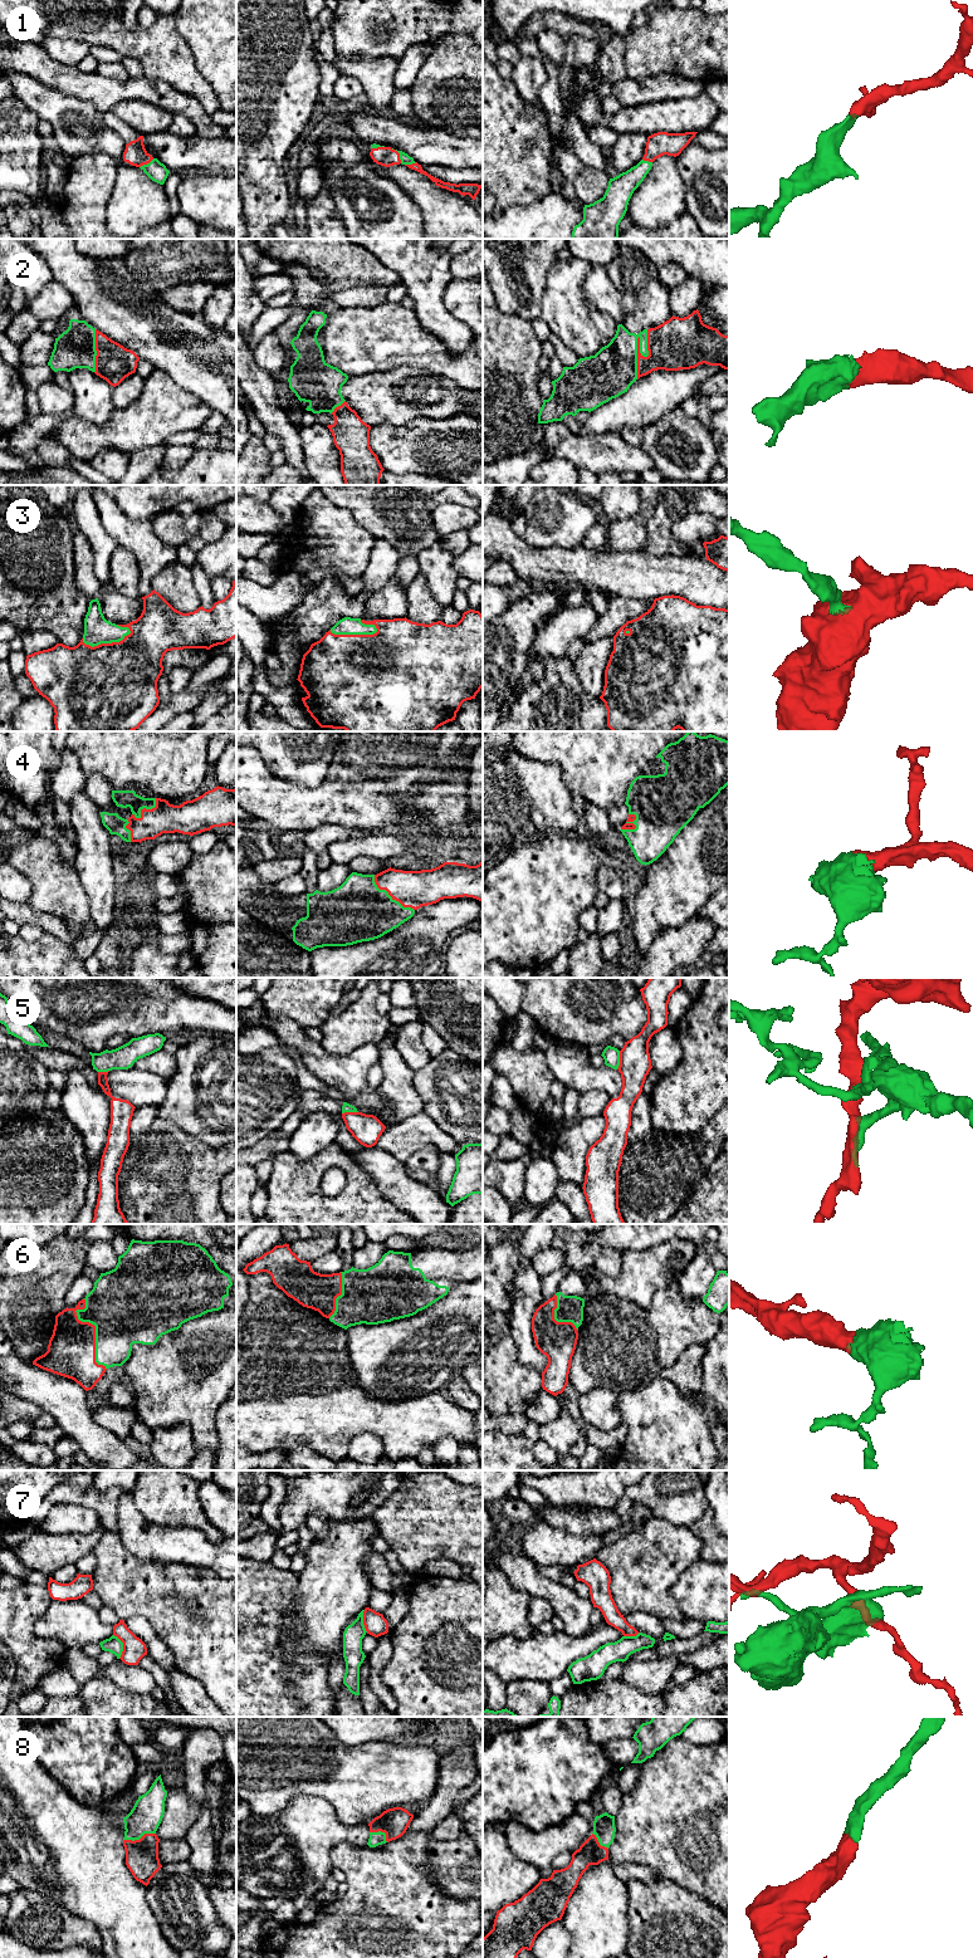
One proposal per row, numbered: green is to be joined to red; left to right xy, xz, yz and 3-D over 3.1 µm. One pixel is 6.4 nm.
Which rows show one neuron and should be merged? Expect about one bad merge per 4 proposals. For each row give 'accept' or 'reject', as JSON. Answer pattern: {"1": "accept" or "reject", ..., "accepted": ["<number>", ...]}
{"1": "accept", "2": "accept", "3": "accept", "4": "accept", "5": "reject", "6": "accept", "7": "reject", "8": "accept", "accepted": ["1", "2", "3", "4", "6", "8"]}

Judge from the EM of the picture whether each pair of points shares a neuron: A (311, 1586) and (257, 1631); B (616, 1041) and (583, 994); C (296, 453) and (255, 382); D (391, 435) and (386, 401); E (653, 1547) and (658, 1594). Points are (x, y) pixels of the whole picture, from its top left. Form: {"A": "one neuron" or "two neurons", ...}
{"A": "two neurons", "B": "two neurons", "C": "one neuron", "D": "two neurons", "E": "one neuron"}

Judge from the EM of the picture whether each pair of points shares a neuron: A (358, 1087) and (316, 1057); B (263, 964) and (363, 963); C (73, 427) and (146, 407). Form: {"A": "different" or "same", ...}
{"A": "same", "B": "different", "C": "same"}

